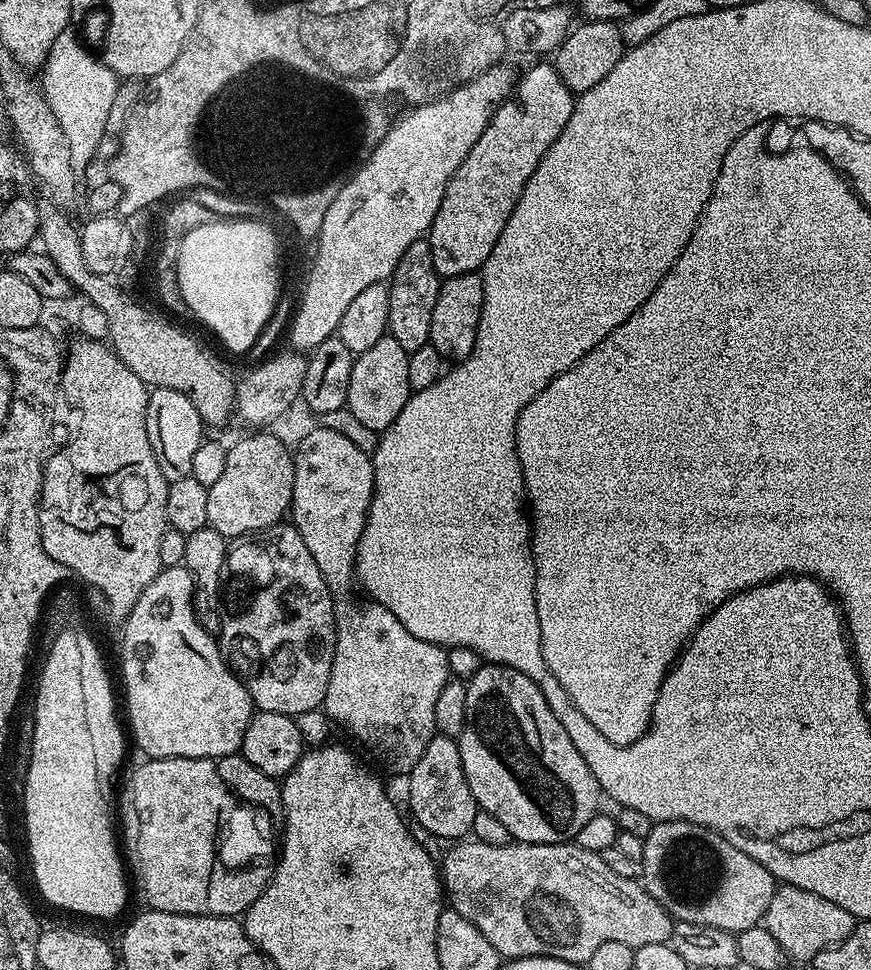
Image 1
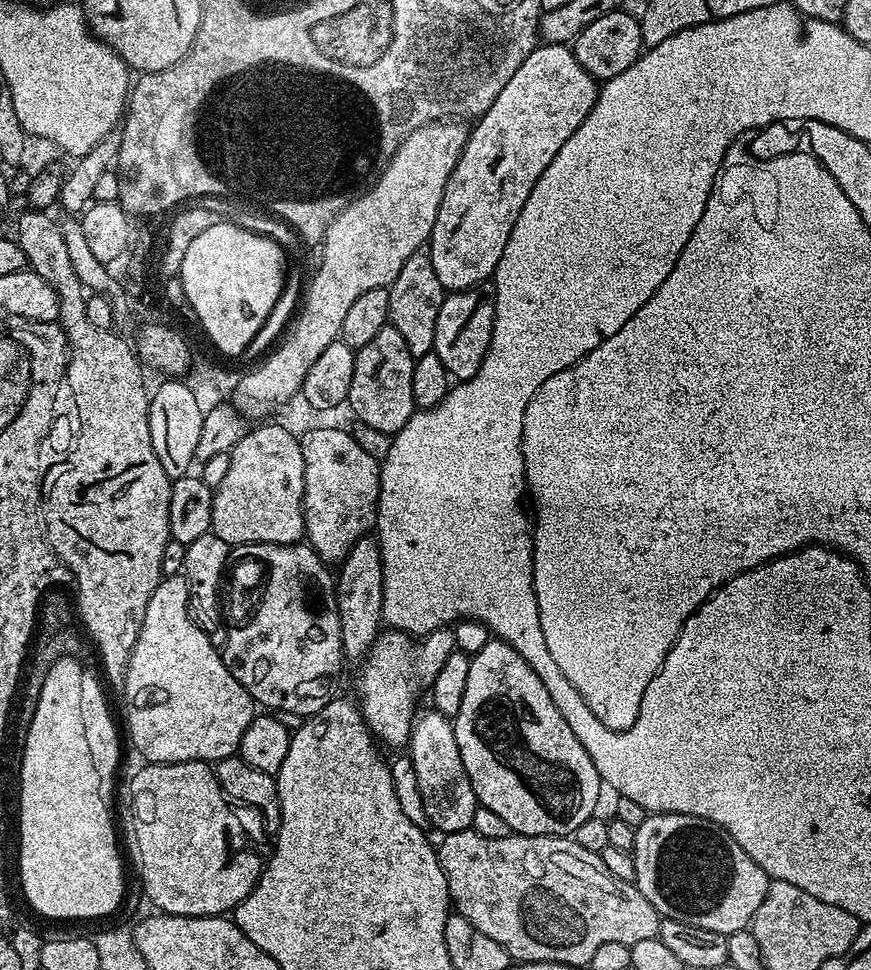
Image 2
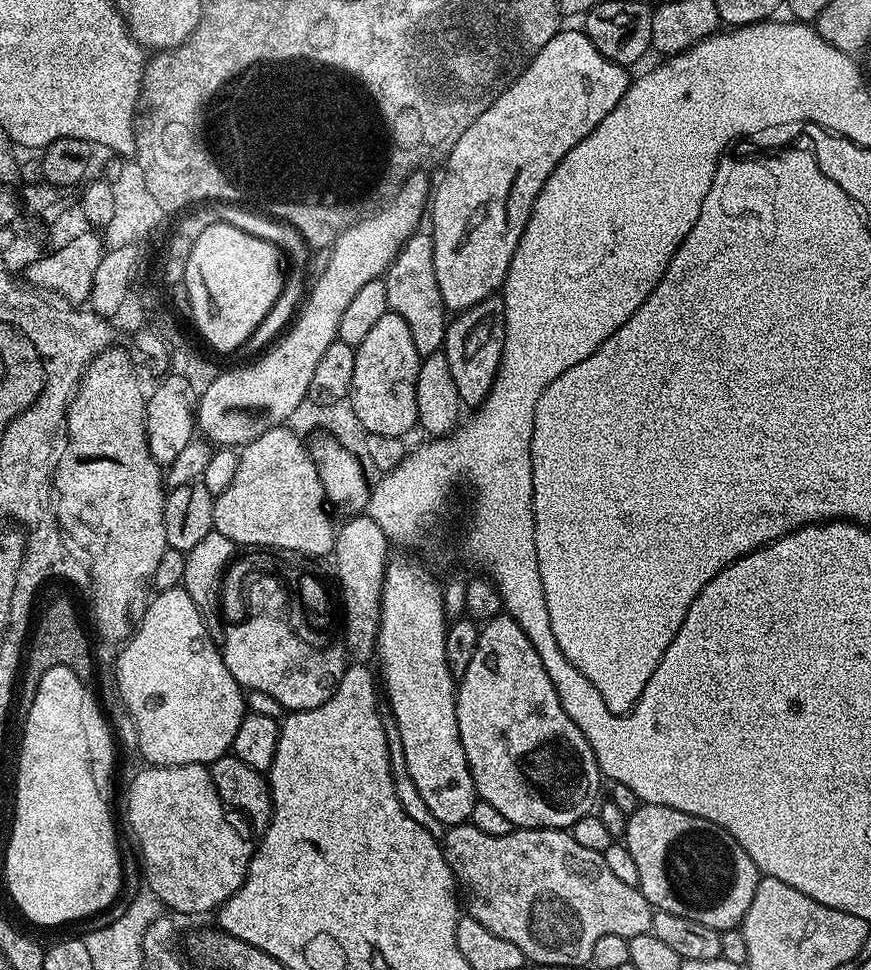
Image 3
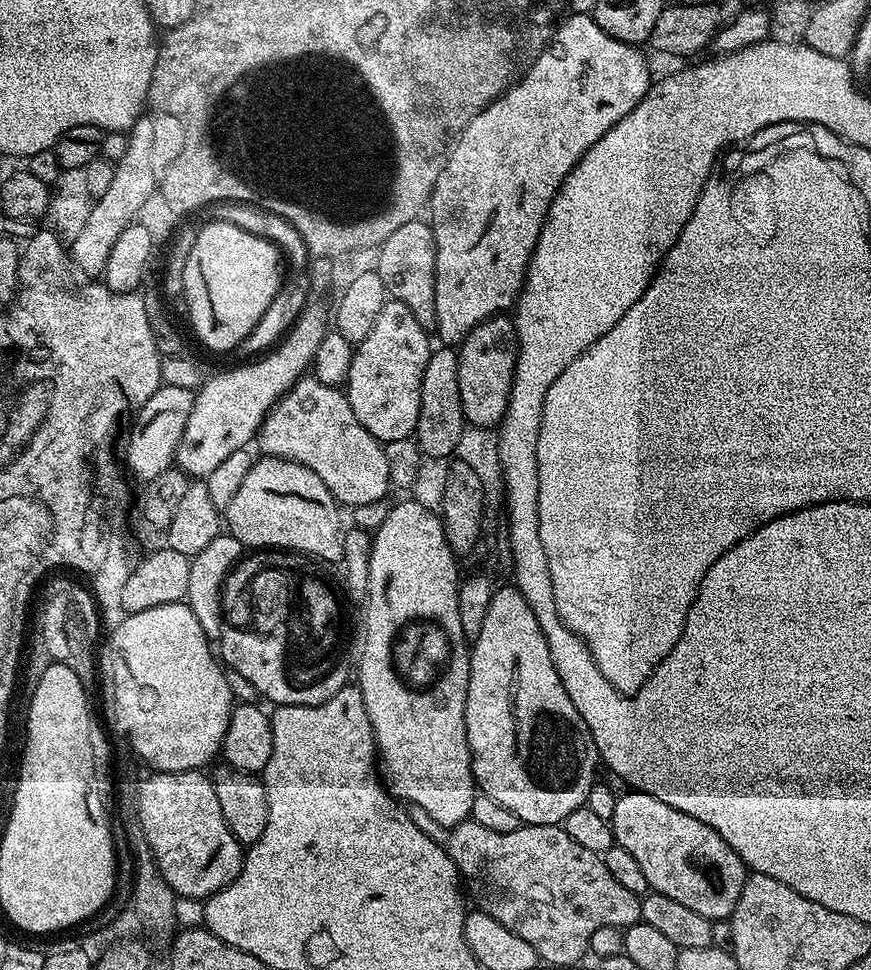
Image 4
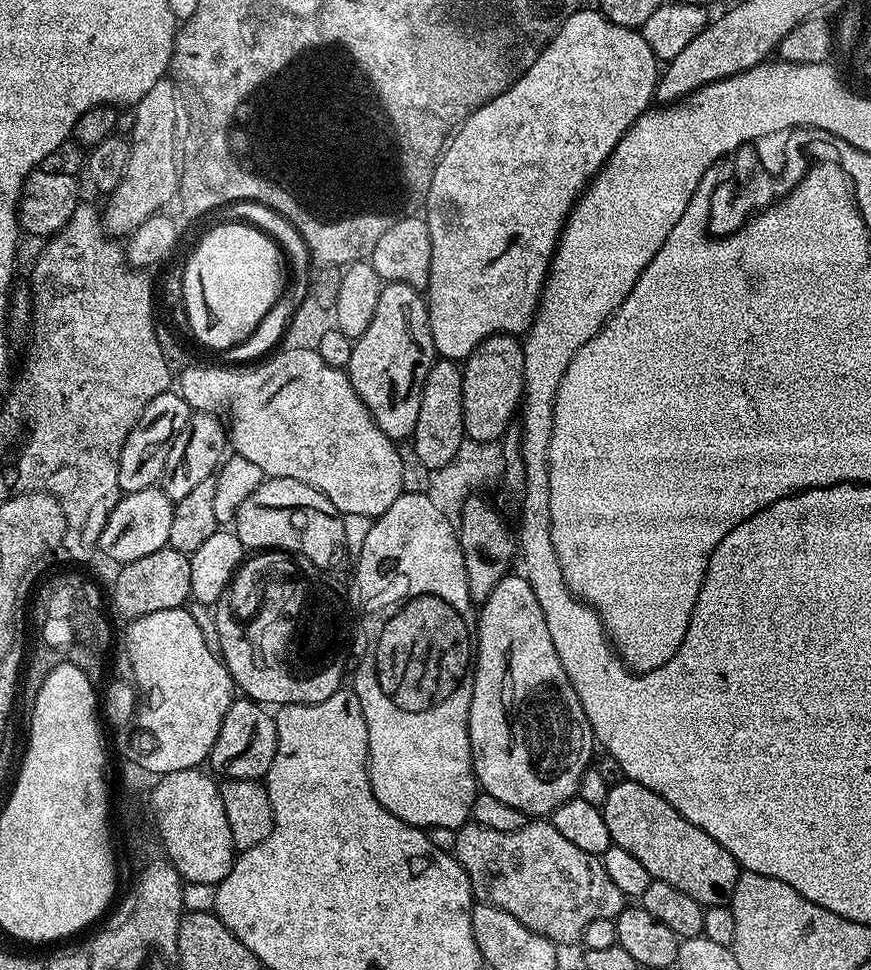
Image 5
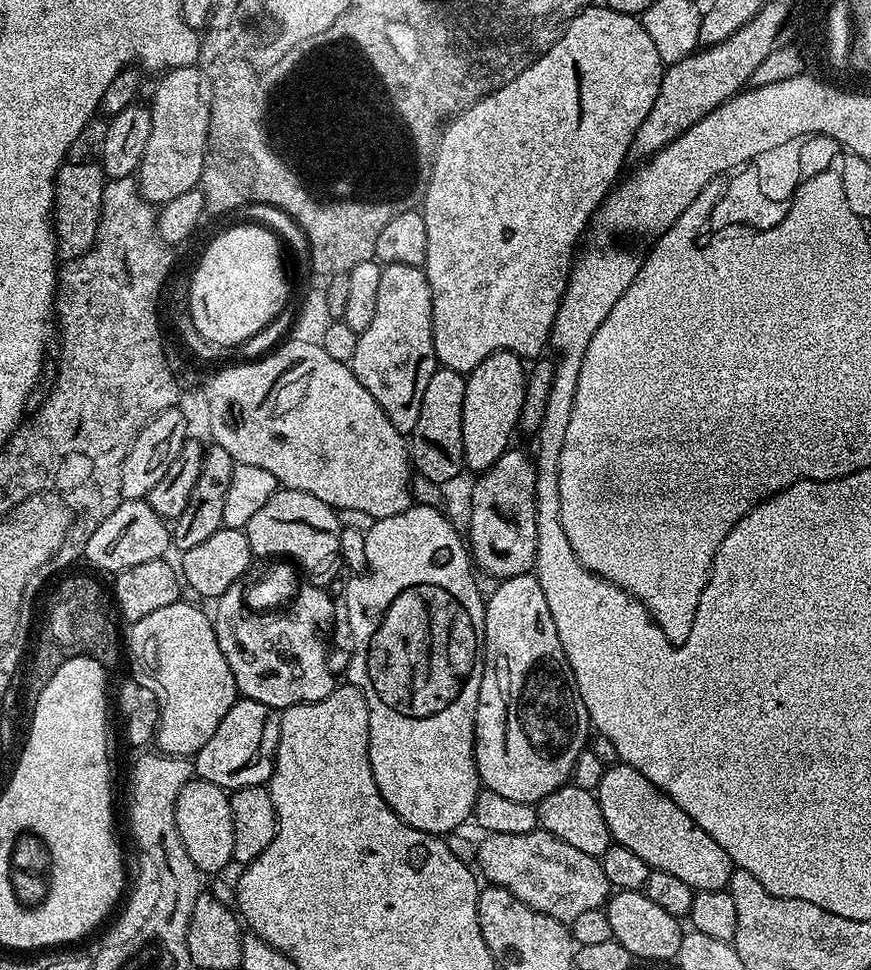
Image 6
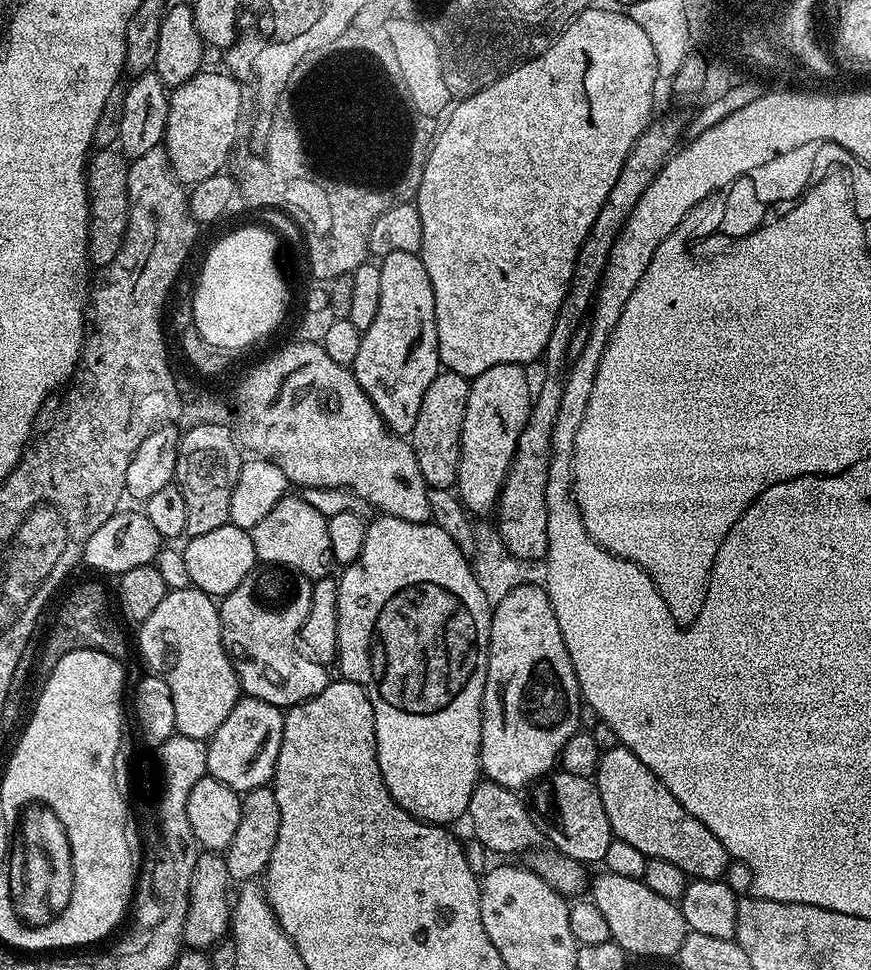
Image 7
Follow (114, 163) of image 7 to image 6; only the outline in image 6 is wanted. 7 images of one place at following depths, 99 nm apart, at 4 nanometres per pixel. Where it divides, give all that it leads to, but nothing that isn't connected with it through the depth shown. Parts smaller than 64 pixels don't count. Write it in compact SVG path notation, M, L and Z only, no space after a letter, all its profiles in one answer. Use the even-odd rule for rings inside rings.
M65 162L56 171L56 198L54 201L54 227L61 257L83 256L96 243L96 231L102 210L102 194L106 177L99 163L71 164Z

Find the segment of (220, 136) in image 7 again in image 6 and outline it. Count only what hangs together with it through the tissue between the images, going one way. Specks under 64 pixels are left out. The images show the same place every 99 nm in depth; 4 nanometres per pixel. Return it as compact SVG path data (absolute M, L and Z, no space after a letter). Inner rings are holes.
M172 66L157 80L160 81L150 101L150 136L138 169L138 183L140 193L149 204L162 206L199 185L208 149L210 104L202 87L199 67Z

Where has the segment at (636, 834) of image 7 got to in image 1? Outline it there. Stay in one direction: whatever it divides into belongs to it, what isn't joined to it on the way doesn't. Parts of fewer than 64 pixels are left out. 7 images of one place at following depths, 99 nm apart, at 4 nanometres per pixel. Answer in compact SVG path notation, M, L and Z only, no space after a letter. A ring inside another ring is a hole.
M685 820L653 823L638 862L644 889L676 920L698 922L730 933L750 930L763 921L778 882L750 854L730 846L714 830Z

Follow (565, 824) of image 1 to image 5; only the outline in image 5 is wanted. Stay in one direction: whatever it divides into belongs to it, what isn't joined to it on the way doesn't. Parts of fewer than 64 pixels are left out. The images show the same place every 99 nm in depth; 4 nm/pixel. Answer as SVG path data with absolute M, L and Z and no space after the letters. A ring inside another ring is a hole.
M522 574L504 576L494 586L490 598L479 605L476 622L476 673L474 674L474 694L470 702L470 718L468 719L468 737L472 747L472 769L476 772L476 783L481 789L494 798L498 798L514 810L522 810L529 818L548 818L552 811L562 802L573 799L579 793L582 774L593 763L592 748L594 737L592 727L586 718L586 710L582 710L582 702L578 702L578 694L574 694L574 686L570 686L570 678L566 678L566 670L562 670L562 662L558 662L558 650L554 650L554 642L550 639L550 630L546 627L546 617L542 614L542 606L538 602L538 594L530 586L530 582Z

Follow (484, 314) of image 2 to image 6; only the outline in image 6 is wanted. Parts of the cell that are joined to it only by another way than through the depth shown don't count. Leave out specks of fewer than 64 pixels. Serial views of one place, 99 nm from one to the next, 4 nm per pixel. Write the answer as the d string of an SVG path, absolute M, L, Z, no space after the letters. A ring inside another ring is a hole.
M495 352L467 373L462 406L462 442L464 462L469 473L485 472L513 443L512 431L524 408L524 364L525 361L513 352Z

